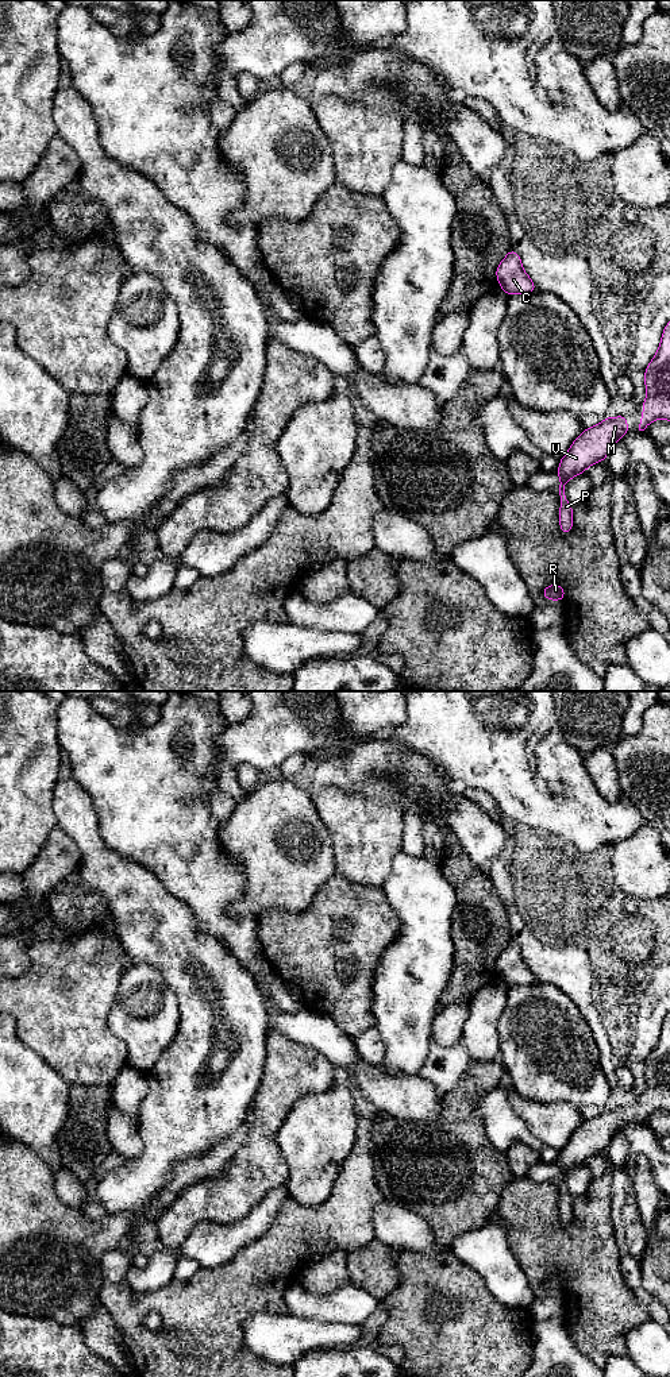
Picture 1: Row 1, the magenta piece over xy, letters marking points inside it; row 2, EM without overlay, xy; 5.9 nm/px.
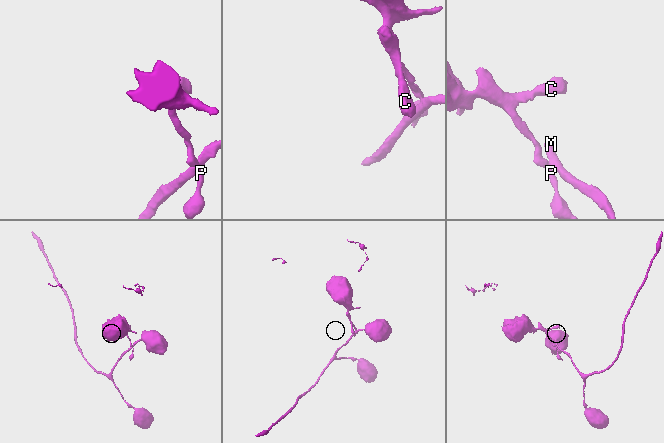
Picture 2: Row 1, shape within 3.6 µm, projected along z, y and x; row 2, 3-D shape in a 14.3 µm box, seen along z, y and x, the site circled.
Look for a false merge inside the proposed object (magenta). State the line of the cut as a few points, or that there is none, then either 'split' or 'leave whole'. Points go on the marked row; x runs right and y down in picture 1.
xy (561, 482), (563, 485) | split

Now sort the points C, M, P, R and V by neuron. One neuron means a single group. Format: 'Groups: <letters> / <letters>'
Groups: C P R / M V

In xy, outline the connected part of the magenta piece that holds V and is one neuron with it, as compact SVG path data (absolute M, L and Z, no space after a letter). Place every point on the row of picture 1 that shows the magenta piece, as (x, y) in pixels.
M625 414L605 417L602 423L585 429L559 460L557 472L561 483L565 485L575 475L585 472L589 466L604 462L612 446L627 432L629 428Z

